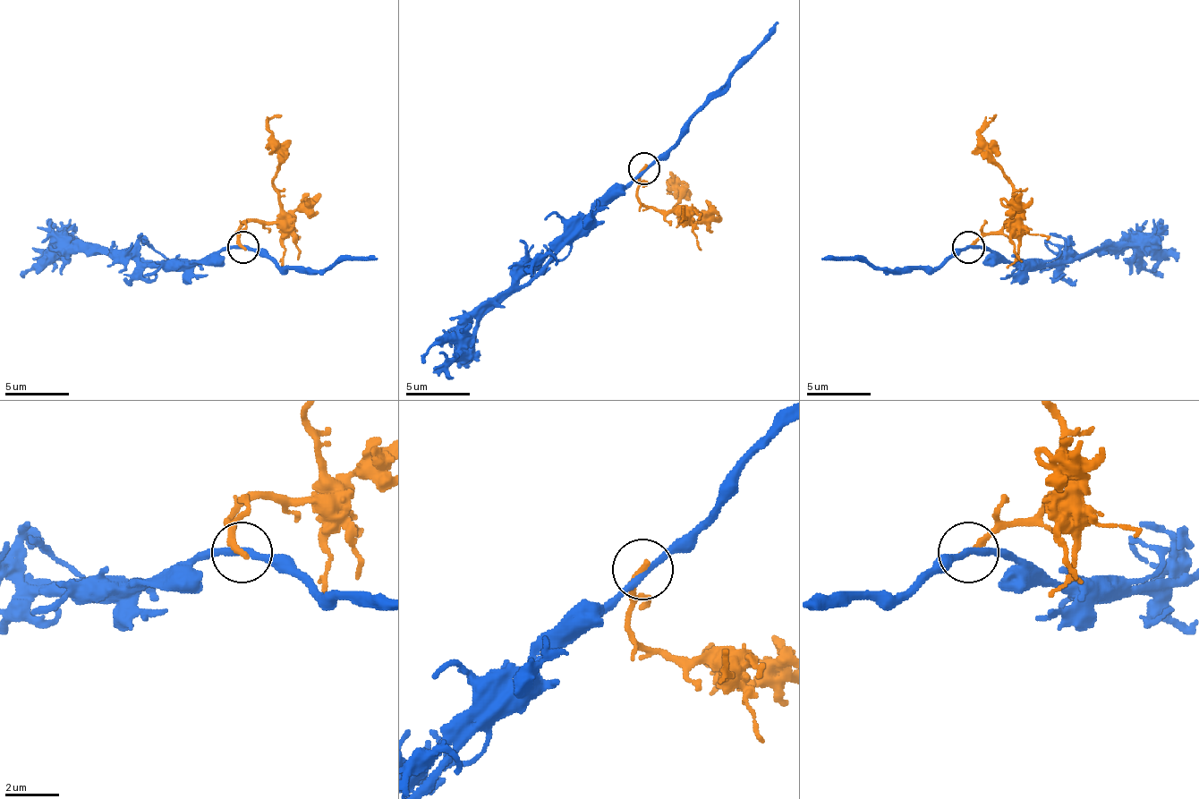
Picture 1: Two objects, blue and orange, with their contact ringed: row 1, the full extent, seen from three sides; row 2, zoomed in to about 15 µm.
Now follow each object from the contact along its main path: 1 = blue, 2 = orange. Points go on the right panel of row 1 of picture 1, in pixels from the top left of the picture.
1: (970, 248), (1044, 264), (1130, 248), (1134, 254), (1162, 276)
2: (967, 248), (996, 232), (1015, 216), (1015, 187), (990, 158), (990, 146), (983, 140), (996, 114)

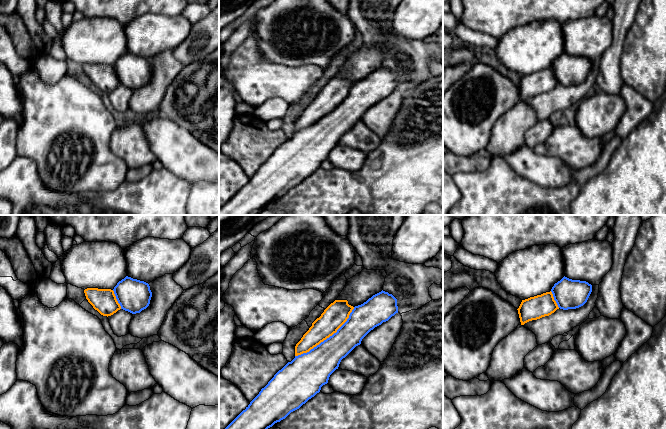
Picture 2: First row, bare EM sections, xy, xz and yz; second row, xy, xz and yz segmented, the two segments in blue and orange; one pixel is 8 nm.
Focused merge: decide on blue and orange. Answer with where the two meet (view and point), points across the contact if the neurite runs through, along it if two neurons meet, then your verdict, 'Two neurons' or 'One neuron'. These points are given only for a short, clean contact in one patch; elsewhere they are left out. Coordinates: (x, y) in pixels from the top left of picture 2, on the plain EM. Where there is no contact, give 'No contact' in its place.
Touches blue at xz (327, 114). Two neurons

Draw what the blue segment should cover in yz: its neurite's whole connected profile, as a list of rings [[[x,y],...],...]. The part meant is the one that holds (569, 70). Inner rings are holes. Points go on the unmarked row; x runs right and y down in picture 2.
[[[564,52],[554,60],[551,68],[560,85],[576,85],[587,78],[592,68],[592,61],[586,57],[572,56]]]

